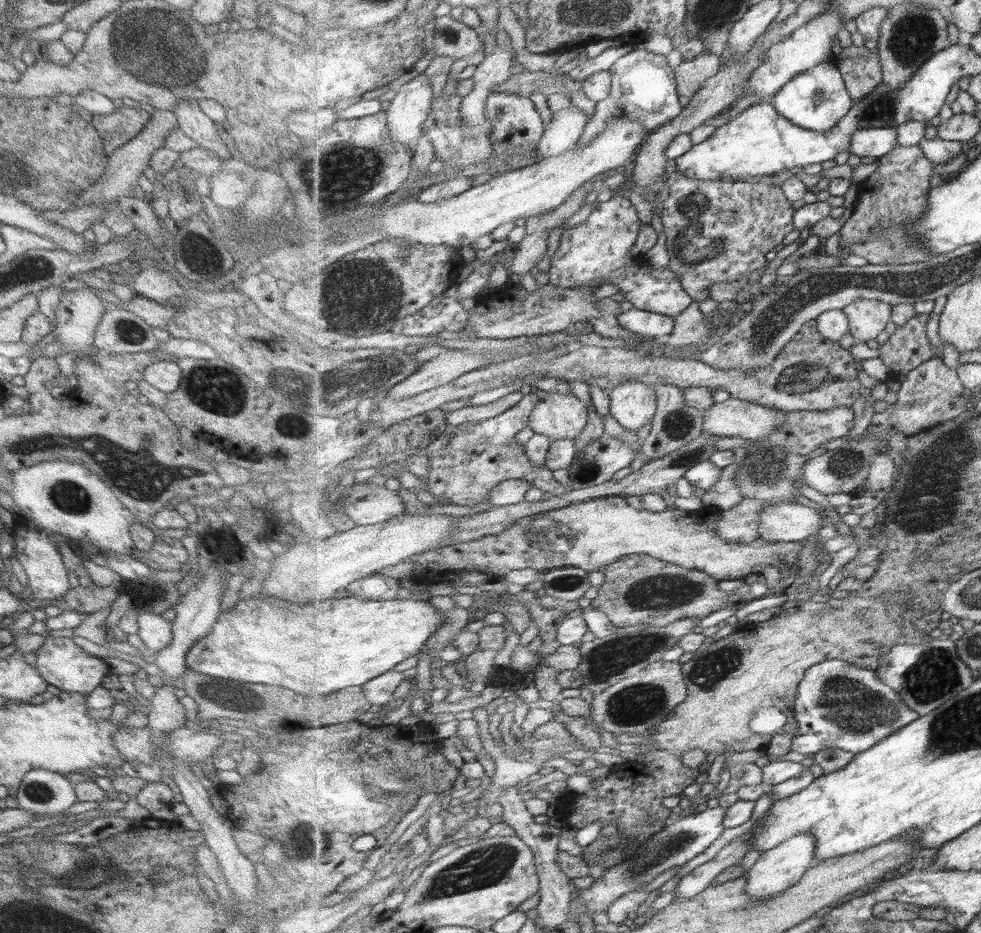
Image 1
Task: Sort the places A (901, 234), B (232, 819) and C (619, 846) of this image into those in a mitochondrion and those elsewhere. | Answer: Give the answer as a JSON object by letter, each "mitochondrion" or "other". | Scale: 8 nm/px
{"A":"mitochondrion","B":"other","C":"mitochondrion"}

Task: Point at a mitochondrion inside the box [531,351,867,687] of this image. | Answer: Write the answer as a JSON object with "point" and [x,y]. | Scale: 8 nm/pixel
{"point":[662,592]}

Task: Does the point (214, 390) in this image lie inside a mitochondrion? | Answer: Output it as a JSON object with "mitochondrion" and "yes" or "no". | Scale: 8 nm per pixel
{"mitochondrion":"yes"}

